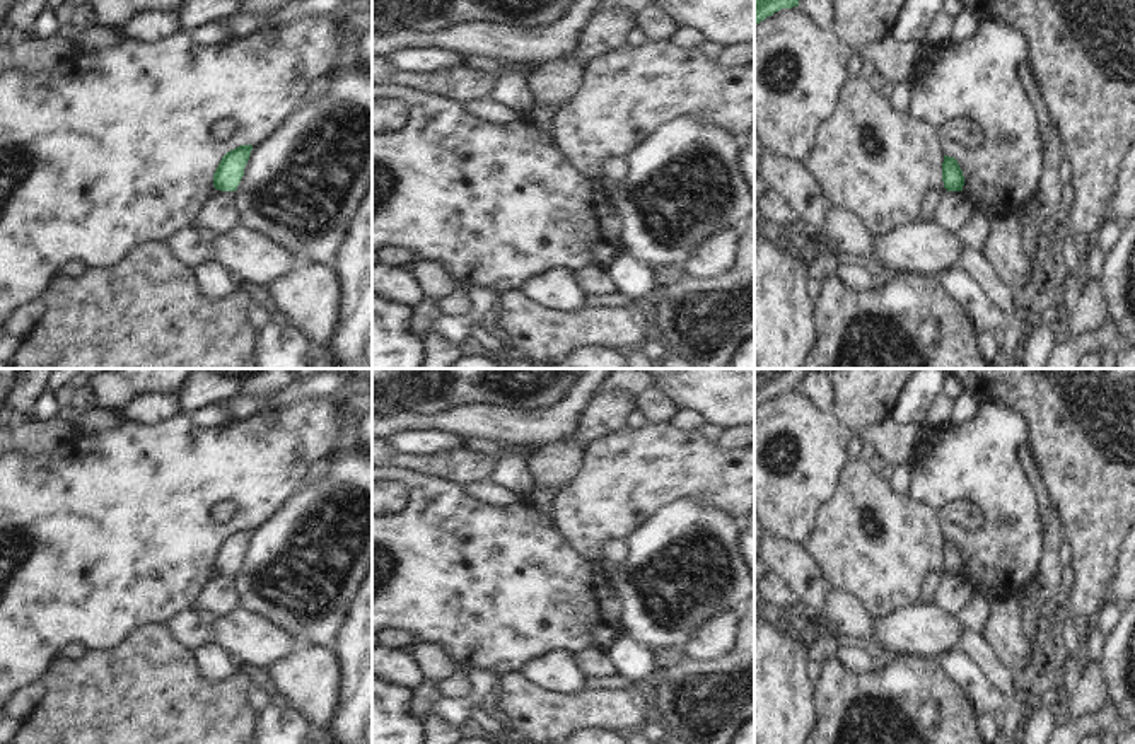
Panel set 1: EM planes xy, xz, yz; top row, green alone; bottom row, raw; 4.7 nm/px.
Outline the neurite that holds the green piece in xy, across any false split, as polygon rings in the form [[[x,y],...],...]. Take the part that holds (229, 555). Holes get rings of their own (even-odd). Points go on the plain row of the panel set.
[[[241,527],[222,539],[213,556],[215,572],[220,572],[220,573],[237,572],[244,558],[244,549],[249,543],[251,532],[253,532],[253,527]]]

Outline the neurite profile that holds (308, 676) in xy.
[[[297,645],[268,666],[268,676],[312,725],[331,724],[340,693],[340,667],[329,645]]]

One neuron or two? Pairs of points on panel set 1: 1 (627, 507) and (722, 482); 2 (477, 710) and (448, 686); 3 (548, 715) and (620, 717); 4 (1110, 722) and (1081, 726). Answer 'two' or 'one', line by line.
1: one
2: one
3: one
4: one

